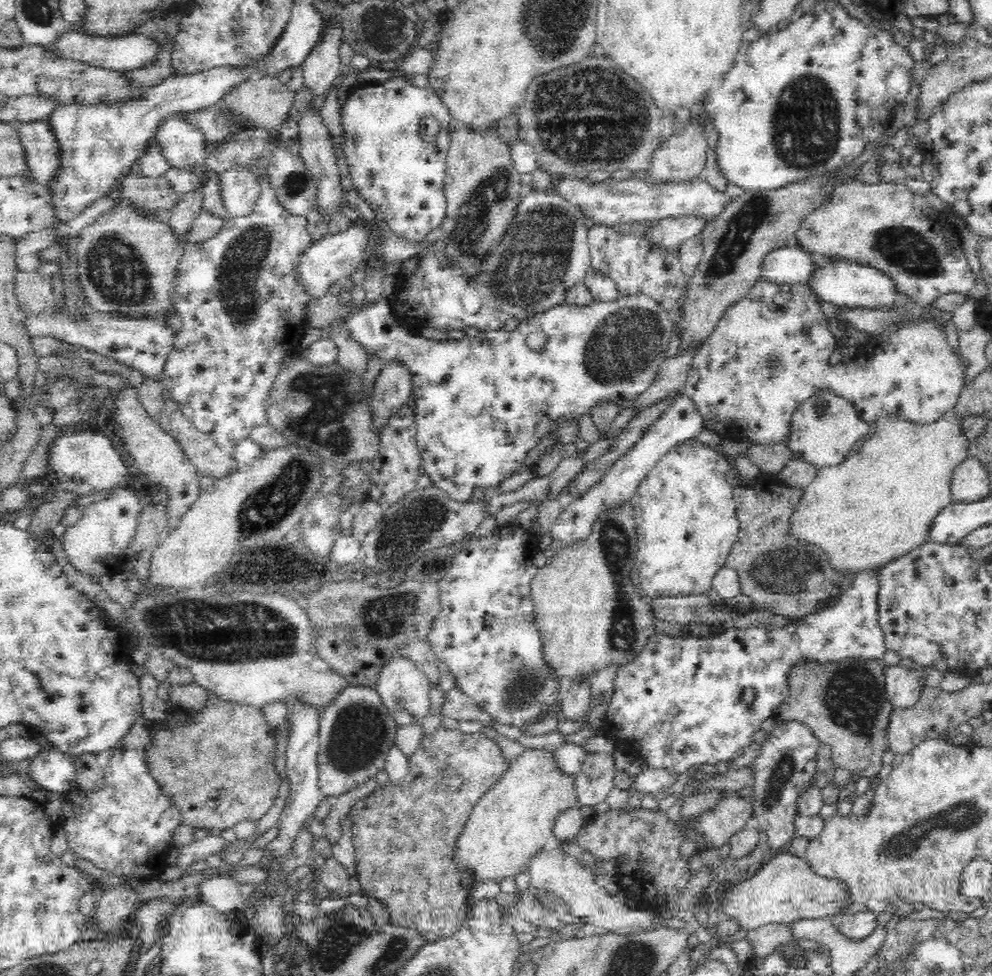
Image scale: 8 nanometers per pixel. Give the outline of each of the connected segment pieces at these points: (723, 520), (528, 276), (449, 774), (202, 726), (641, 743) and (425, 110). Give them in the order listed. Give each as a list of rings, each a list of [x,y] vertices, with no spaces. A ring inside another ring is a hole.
[[[696,438],[682,442],[662,456],[640,480],[630,499],[634,505],[638,537],[635,567],[639,572],[639,586],[646,597],[702,595],[711,590],[714,575],[725,566],[739,539],[741,522],[733,493],[739,480],[727,455]]]
[[[552,188],[546,190],[546,192],[541,192],[540,190],[530,190],[527,189],[527,195],[522,204],[520,204],[520,210],[518,210],[518,217],[514,221],[514,228],[510,228],[510,234],[506,234],[506,240],[502,240],[500,244],[500,250],[494,253],[494,256],[489,260],[489,263],[485,266],[486,272],[483,272],[479,276],[479,281],[476,281],[472,284],[467,284],[464,275],[460,275],[450,259],[446,258],[444,252],[441,251],[424,251],[420,253],[420,264],[415,272],[406,283],[406,286],[400,286],[400,292],[392,296],[392,299],[395,300],[396,305],[392,308],[393,314],[395,314],[399,320],[405,325],[405,327],[411,328],[412,332],[421,332],[421,329],[433,326],[441,329],[443,331],[451,330],[463,330],[466,326],[475,326],[479,330],[498,330],[500,327],[504,327],[506,321],[514,319],[515,317],[522,320],[527,320],[529,317],[536,316],[542,312],[550,310],[550,308],[562,305],[565,303],[564,294],[566,294],[566,289],[578,282],[584,283],[584,276],[588,272],[588,268],[591,266],[592,255],[590,251],[590,244],[588,238],[589,230],[586,229],[584,225],[585,217],[583,213],[576,207],[574,207],[570,202],[562,199],[562,196],[559,196],[555,193]]]
[[[442,724],[420,740],[416,752],[408,757],[408,772],[400,783],[389,780],[351,808],[356,877],[361,892],[386,906],[391,924],[414,928],[430,941],[435,941],[452,937],[467,919],[471,910],[468,905],[470,892],[478,878],[471,868],[460,863],[457,844],[476,803],[489,792],[508,766],[500,752],[496,741],[483,733],[467,734],[459,728],[450,729]],[[452,778],[457,778],[459,784],[446,790],[444,782]]]
[[[214,692],[206,693],[202,709],[172,709],[164,721],[154,722],[144,748],[148,774],[178,809],[181,824],[208,828],[215,832],[232,828],[244,820],[257,822],[276,802],[281,785],[274,760],[278,750],[276,727],[266,719],[265,708],[226,700]]]
[[[894,559],[888,560],[888,562],[882,562],[878,566],[872,566],[872,568],[866,568],[866,570],[860,570],[855,574],[853,585],[850,590],[844,591],[844,594],[840,595],[840,598],[834,600],[832,606],[824,607],[816,611],[810,612],[804,617],[788,619],[788,622],[784,624],[774,624],[771,620],[764,622],[764,624],[752,624],[752,626],[746,626],[746,628],[738,628],[732,626],[732,628],[723,627],[722,632],[718,632],[716,636],[708,636],[708,638],[702,638],[697,636],[694,632],[691,636],[669,636],[665,633],[654,633],[648,638],[648,643],[642,649],[642,653],[638,654],[634,660],[628,662],[628,664],[620,665],[616,677],[614,678],[614,694],[611,697],[611,702],[606,712],[605,722],[602,726],[602,735],[610,738],[614,741],[617,749],[622,749],[624,752],[633,754],[639,760],[641,768],[646,769],[664,769],[672,773],[675,780],[679,779],[681,774],[687,773],[692,766],[696,764],[716,764],[717,762],[729,762],[734,760],[736,756],[744,754],[746,748],[750,744],[754,744],[754,735],[760,730],[764,730],[764,724],[766,720],[777,717],[780,708],[784,708],[784,703],[792,698],[792,687],[790,687],[790,680],[792,680],[792,672],[798,670],[800,666],[806,666],[808,662],[811,664],[818,664],[819,666],[828,666],[828,664],[840,664],[844,660],[858,660],[859,662],[882,662],[884,653],[886,652],[885,634],[880,624],[880,605],[879,594],[881,585],[881,576],[883,568],[887,567]],[[752,687],[757,697],[751,706],[747,706],[744,701],[741,700],[743,691]]]
[[[401,75],[384,84],[358,85],[351,91],[342,109],[341,119],[346,129],[345,153],[354,185],[370,206],[378,207],[386,215],[390,229],[406,240],[422,241],[432,230],[439,228],[447,214],[447,201],[443,189],[447,156],[453,141],[451,126],[456,120],[436,91],[429,86],[414,86],[409,79]],[[424,116],[434,116],[441,126],[436,140],[430,143],[420,137],[420,122]]]

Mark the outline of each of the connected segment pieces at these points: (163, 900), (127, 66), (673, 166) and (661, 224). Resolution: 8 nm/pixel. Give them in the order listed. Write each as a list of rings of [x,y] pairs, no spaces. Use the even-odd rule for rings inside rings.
[[[157,897],[143,902],[134,912],[135,922],[141,928],[139,936],[142,948],[139,955],[158,941],[158,936],[161,934],[158,932],[161,930],[160,922],[166,918],[172,906],[173,903],[167,897]]]
[[[68,30],[54,44],[60,54],[72,56],[78,60],[85,60],[88,64],[113,68],[122,71],[137,71],[158,62],[160,44],[154,40],[154,36],[142,34],[126,35],[118,38],[93,37],[84,35],[80,30]]]
[[[690,120],[683,129],[678,128],[654,153],[650,178],[680,183],[702,175],[710,150],[706,140],[701,120]]]
[[[683,215],[678,217],[663,218],[653,222],[653,227],[646,233],[654,239],[660,247],[668,251],[679,251],[680,246],[689,239],[695,238],[714,217],[698,215]]]

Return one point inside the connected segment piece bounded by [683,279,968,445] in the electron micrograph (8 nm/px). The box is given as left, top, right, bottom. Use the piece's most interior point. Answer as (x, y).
(770, 351)

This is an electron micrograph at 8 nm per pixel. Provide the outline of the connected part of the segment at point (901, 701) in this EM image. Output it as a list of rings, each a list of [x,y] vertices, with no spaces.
[[[884,666],[885,694],[893,706],[911,708],[920,701],[921,687],[918,673],[906,666]]]

